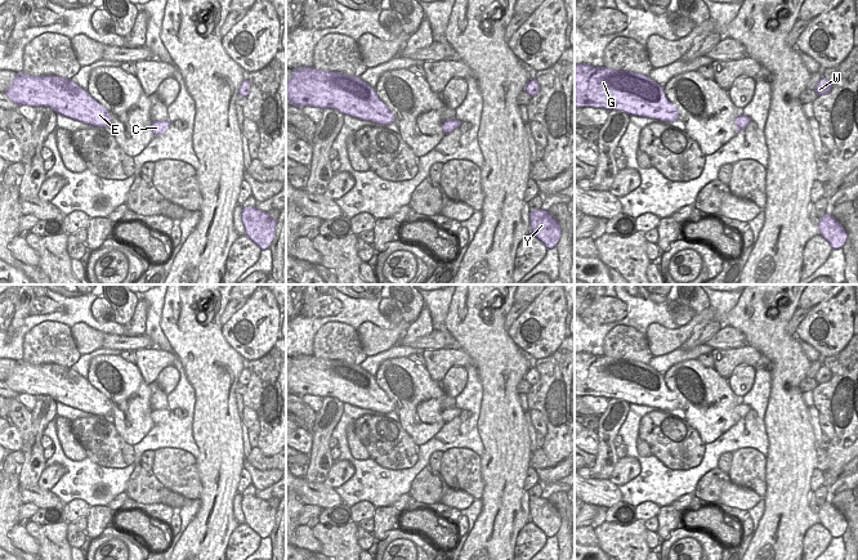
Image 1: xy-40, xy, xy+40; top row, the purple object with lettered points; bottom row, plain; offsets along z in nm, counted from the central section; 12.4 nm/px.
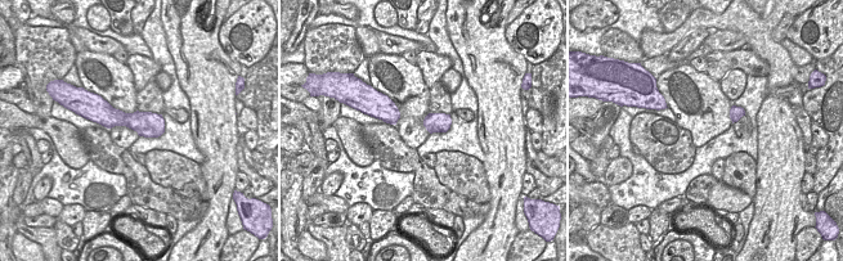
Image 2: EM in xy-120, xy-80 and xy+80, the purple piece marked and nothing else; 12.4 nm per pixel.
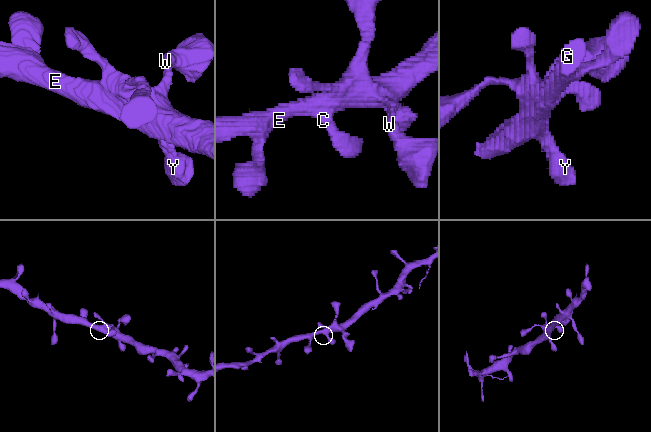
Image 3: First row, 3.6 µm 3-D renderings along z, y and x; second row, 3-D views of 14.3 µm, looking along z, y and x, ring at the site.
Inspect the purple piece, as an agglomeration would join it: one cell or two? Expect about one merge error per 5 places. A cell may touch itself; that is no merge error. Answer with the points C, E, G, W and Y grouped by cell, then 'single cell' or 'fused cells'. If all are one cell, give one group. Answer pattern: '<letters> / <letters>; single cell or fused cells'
C E G W Y; single cell

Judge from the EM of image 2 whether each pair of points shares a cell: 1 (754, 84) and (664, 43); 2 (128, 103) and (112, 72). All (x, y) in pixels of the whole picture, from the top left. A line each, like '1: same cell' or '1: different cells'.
1: different cells
2: same cell

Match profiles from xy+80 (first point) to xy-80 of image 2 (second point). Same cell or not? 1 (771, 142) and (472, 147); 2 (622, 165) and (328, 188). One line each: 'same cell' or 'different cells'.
1: different cells
2: same cell

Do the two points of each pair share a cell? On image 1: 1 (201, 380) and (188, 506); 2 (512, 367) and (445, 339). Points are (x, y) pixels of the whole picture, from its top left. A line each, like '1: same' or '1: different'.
1: different
2: different

